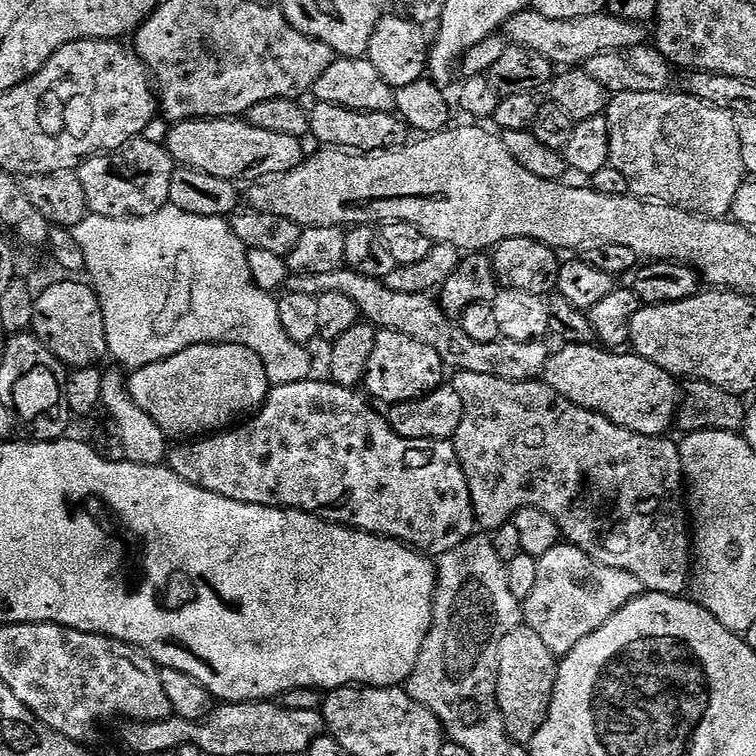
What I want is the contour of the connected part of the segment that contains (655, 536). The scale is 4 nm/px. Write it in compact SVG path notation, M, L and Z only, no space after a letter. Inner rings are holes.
M456 372L451 377L450 386L462 400L462 420L454 437L456 453L460 459L462 470L466 474L466 482L470 486L470 498L474 506L476 523L481 529L495 530L511 521L514 513L520 508L537 508L550 518L560 528L561 537L578 550L582 550L590 558L600 564L614 566L618 570L626 570L642 582L648 592L657 592L667 596L683 597L690 588L690 573L692 570L692 550L690 547L690 520L686 515L686 492L684 471L680 461L680 445L674 439L664 436L643 436L628 428L618 426L607 420L602 414L588 412L582 406L570 402L557 394L543 379L527 380L526 382L510 382L506 378L490 378L490 374L470 374Z

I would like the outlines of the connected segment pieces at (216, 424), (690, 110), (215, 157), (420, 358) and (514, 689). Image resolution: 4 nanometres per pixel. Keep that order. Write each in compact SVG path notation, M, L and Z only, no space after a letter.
M199 344L162 362L135 369L128 376L128 389L137 406L165 436L203 438L255 413L268 396L270 385L254 350L237 344Z
M669 90L658 94L630 94L629 92L617 92L609 99L608 129L610 130L610 154L608 155L611 167L622 170L622 175L626 177L628 190L631 195L653 202L669 204L675 208L681 208L697 216L705 218L724 218L729 215L734 206L734 197L746 179L744 163L742 162L742 144L738 142L737 117L731 112L716 108L713 104L708 104L699 95L687 96L684 92Z
M244 118L183 120L167 130L166 147L177 165L233 182L255 182L265 176L286 174L306 159L305 141L301 137L278 134L274 130L258 130Z
M385 328L377 331L374 338L374 350L370 353L370 366L366 366L362 388L373 401L381 400L384 406L391 406L433 392L445 383L444 375L446 369L442 358L438 358L438 353L430 350L426 342L418 342L406 334Z
M527 626L510 630L510 634L506 634L502 638L496 655L496 701L498 710L502 714L506 734L514 743L531 745L542 722L548 717L548 707L556 685L557 667L558 657L543 644L542 638L538 638L538 634L534 634L534 630L530 630Z

